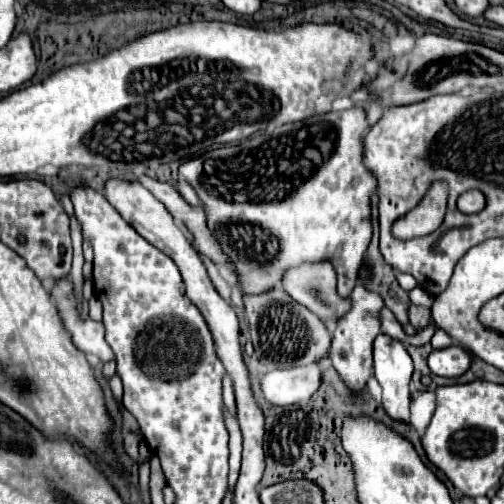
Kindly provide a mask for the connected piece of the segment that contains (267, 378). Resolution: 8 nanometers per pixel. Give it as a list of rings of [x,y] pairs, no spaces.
[[[310,363],[308,367],[294,367],[294,369],[284,369],[284,371],[270,371],[260,377],[262,383],[262,393],[272,405],[294,405],[300,401],[308,401],[314,391],[318,391],[322,381],[322,367],[318,363]]]

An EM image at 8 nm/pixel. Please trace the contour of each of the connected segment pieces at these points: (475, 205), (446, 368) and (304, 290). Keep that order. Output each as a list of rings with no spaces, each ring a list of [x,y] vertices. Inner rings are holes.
[[[466,191],[458,199],[458,209],[462,213],[478,213],[486,205],[486,197],[482,197],[482,191]]]
[[[450,345],[446,349],[432,351],[428,357],[428,367],[434,375],[440,377],[460,377],[468,371],[472,361],[472,355],[460,347],[460,345]]]
[[[304,263],[302,267],[286,269],[282,277],[282,287],[288,295],[328,325],[336,325],[338,319],[350,311],[350,297],[342,299],[334,283],[334,267],[330,267],[330,263]]]

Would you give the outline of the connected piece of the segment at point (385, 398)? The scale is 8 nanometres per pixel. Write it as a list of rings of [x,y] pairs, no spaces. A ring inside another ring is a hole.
[[[380,333],[374,339],[374,375],[382,387],[382,407],[394,421],[410,423],[410,391],[408,383],[412,377],[412,359],[402,343],[390,339],[388,335]]]

